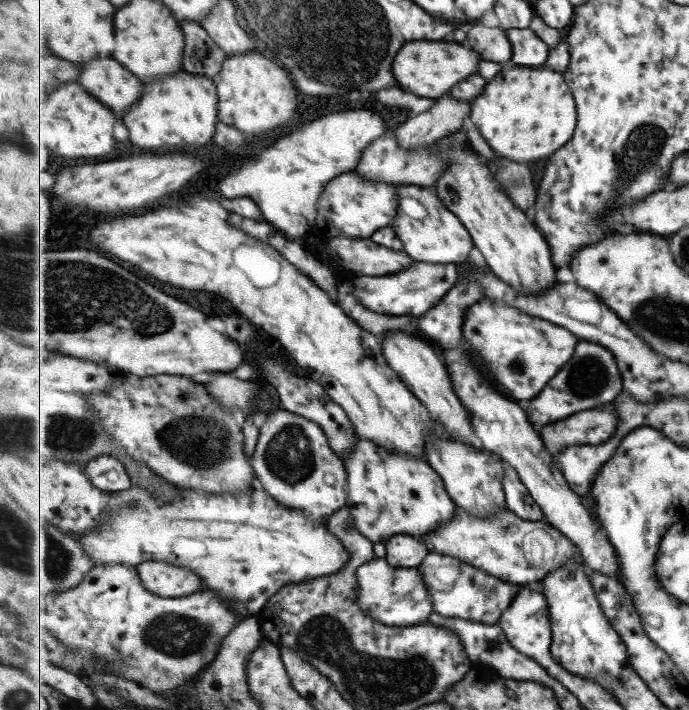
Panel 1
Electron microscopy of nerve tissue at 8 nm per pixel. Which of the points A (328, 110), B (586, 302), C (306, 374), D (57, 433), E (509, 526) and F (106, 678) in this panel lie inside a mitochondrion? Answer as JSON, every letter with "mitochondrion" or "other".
{"A":"other","B":"other","C":"other","D":"mitochondrion","E":"mitochondrion","F":"other"}

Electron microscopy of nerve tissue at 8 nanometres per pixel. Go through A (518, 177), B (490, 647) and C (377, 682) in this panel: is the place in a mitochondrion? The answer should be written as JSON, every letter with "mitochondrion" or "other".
{"A":"mitochondrion","B":"mitochondrion","C":"mitochondrion"}

